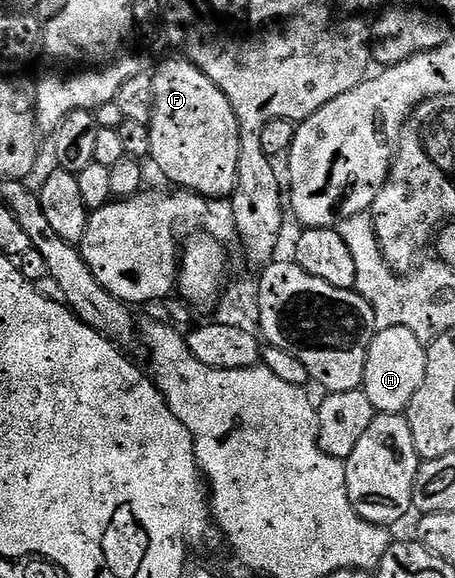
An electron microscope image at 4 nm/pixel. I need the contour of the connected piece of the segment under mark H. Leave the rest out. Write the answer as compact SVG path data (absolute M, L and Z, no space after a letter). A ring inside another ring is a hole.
M406 326L380 328L370 344L370 354L366 356L366 374L362 391L370 398L377 413L399 416L407 413L414 394L424 384L428 366L428 350L425 341L418 338Z

